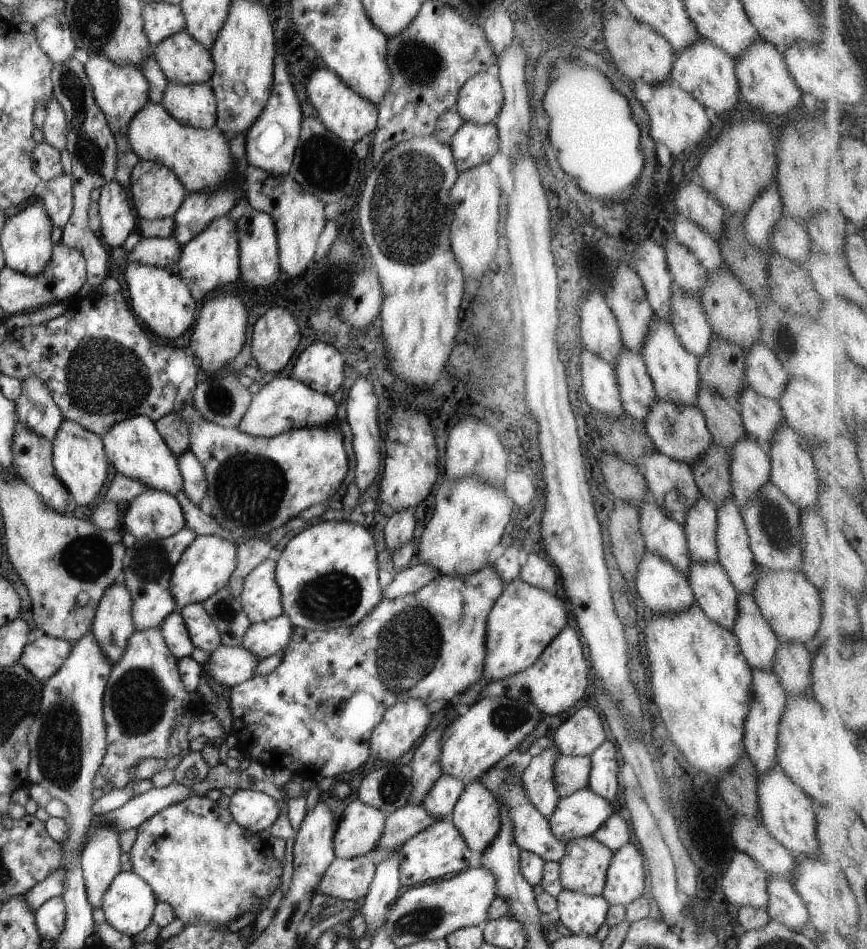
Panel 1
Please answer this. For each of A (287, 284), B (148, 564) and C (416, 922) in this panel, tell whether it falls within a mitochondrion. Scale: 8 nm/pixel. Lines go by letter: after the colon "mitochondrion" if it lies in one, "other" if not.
A: other
B: mitochondrion
C: mitochondrion

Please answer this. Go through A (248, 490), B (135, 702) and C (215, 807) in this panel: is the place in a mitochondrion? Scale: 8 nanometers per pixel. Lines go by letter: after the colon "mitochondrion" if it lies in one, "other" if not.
A: mitochondrion
B: mitochondrion
C: other

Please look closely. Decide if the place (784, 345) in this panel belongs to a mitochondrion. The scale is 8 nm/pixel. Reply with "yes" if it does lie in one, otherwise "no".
yes

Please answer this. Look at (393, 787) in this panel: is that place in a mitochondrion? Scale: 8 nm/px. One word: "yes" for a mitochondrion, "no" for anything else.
yes

